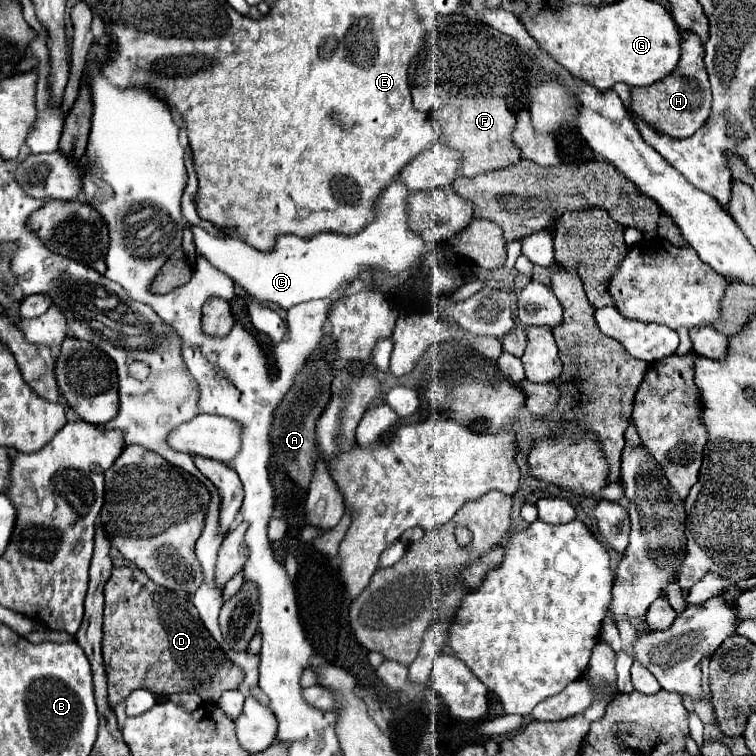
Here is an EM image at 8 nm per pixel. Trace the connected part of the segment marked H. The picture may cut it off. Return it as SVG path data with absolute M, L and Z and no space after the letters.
M681 31L681 57L675 71L649 87L633 87L629 111L643 117L653 129L675 139L691 137L699 127L705 125L711 113L711 85L703 63L703 43L697 39L697 33Z

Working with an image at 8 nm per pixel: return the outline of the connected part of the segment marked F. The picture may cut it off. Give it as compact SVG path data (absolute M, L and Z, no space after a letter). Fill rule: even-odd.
M451 97L445 107L431 111L431 119L441 125L441 141L463 153L463 177L513 167L521 161L521 153L513 141L517 119L507 109L507 103L499 97Z

